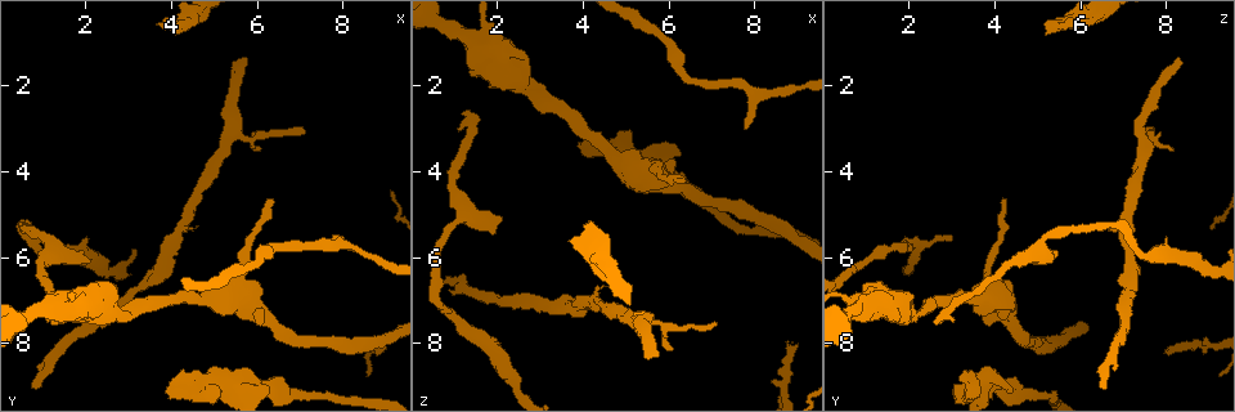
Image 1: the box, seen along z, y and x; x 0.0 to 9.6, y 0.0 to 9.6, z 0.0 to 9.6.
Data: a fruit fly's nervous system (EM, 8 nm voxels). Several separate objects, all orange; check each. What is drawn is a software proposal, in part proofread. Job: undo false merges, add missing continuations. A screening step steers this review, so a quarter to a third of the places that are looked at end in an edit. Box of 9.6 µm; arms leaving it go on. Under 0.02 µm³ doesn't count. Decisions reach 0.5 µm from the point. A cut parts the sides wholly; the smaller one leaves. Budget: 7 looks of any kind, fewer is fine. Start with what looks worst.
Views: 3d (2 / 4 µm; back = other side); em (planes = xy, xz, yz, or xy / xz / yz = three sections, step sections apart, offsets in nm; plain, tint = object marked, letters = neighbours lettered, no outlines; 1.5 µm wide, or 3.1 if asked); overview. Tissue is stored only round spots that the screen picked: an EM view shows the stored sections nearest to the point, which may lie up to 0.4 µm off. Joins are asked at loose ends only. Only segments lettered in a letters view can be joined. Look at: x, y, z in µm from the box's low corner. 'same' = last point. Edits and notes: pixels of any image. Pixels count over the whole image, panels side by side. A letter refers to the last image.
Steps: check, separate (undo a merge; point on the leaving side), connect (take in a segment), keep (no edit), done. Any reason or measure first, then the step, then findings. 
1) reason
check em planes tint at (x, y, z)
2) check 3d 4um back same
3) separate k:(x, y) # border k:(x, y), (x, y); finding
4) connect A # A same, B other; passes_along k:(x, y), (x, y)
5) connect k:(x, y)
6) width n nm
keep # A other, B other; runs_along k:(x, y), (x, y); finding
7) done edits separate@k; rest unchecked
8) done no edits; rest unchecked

thick end
check 3d 4um at (4.20, 0.85, 5.15)

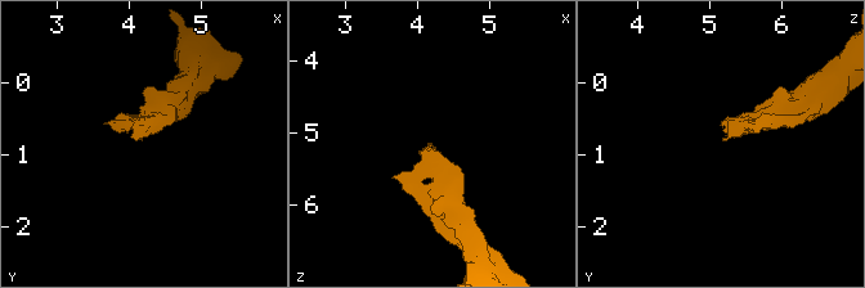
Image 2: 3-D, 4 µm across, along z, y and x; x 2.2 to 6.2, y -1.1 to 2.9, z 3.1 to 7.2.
need the tissue
check em planes plain at (4.20, 0.80, 5.15)

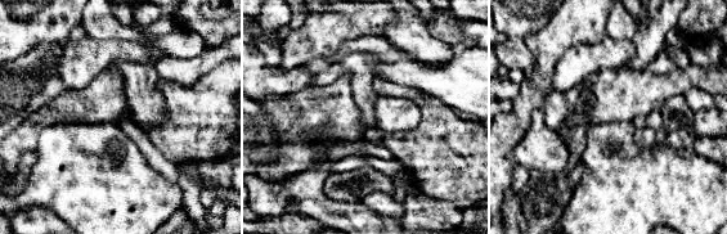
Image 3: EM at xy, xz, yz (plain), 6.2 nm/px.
see the neighbours
check em planes letters same

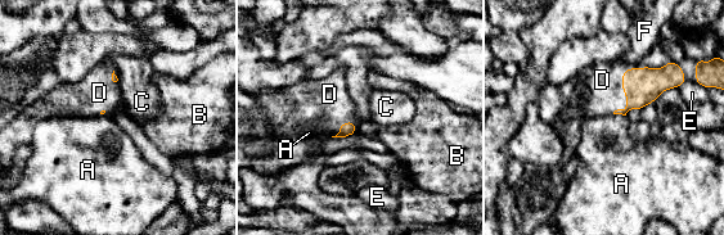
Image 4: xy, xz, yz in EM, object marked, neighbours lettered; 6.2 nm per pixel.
connect D # A other, B other, C other, D same, E other, F other; it goes on there

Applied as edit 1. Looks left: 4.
see it whole again
check overview

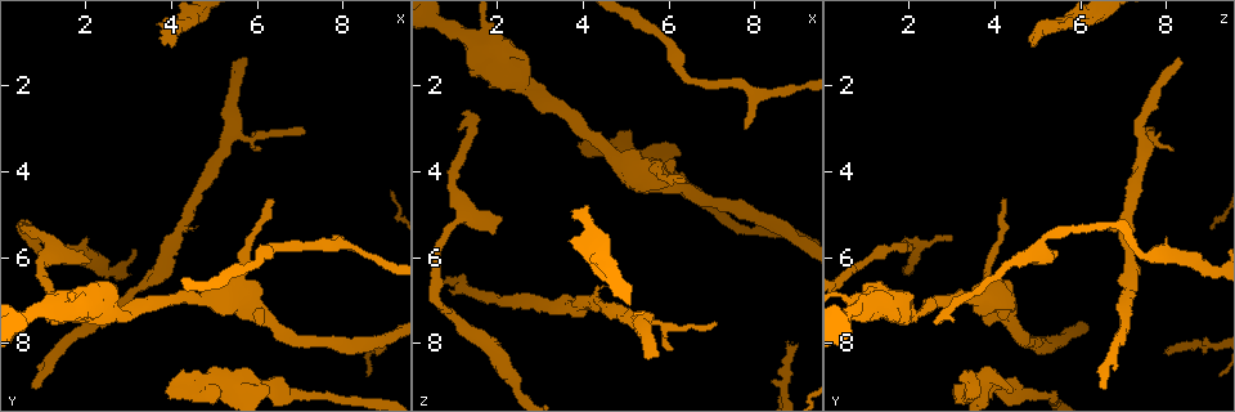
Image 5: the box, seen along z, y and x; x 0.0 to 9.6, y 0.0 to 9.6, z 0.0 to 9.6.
thin end
check em yz step 8 tint at (7.80, 5.60, 3.05)

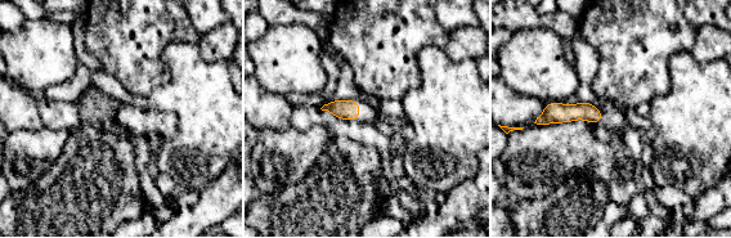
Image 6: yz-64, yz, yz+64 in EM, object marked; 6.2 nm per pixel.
cut it another way
check em planes letters same

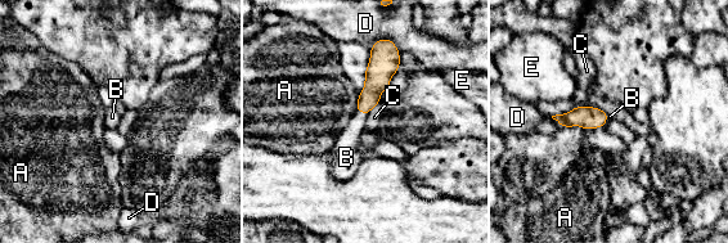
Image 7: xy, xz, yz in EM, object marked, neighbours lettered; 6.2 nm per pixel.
connect B # A other, B same, C other, D other, E other; passes_along 7:(377, 76), (362, 112), (345, 147); the neuron continues

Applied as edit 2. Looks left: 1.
done edits connect@4, connect@7; rest unchecked

